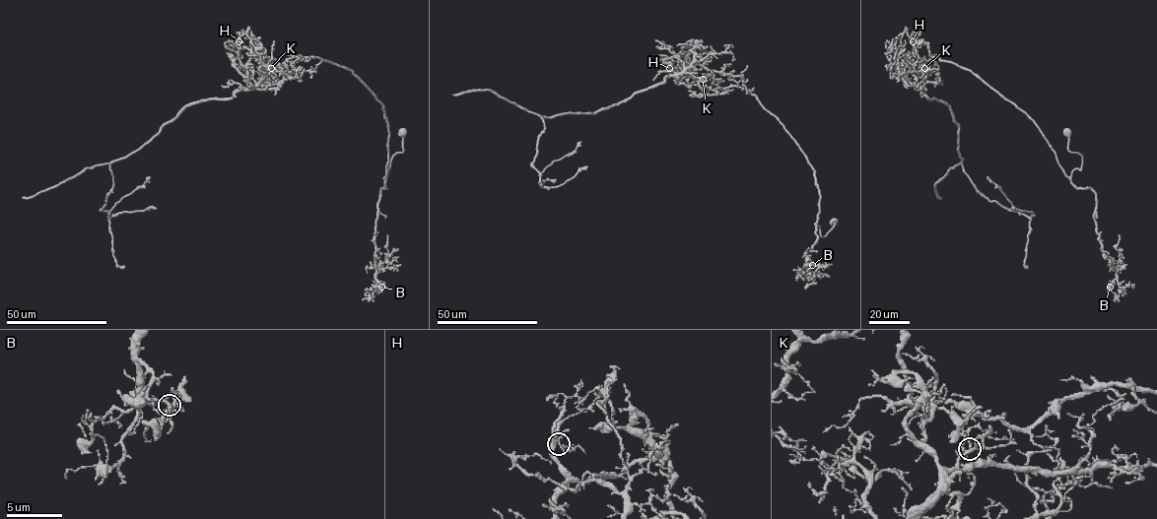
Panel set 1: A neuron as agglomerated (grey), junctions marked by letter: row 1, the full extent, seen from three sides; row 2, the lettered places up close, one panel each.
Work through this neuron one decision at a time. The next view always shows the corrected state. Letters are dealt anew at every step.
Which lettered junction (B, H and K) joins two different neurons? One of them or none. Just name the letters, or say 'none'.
K

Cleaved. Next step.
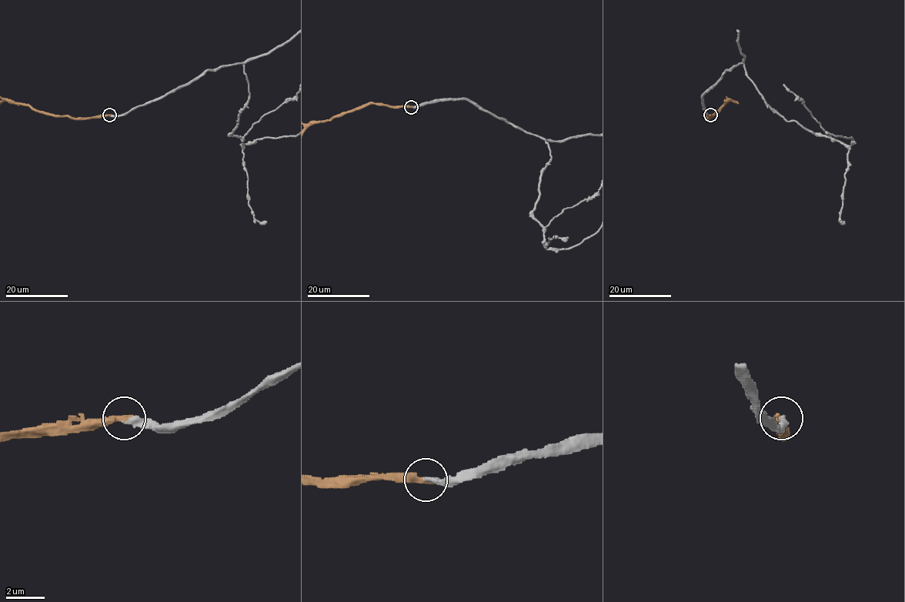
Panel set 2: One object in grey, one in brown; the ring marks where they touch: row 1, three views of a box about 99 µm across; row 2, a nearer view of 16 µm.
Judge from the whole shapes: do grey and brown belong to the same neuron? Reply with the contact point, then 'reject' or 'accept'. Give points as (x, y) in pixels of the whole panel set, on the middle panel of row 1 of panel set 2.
place (411, 107); accept

